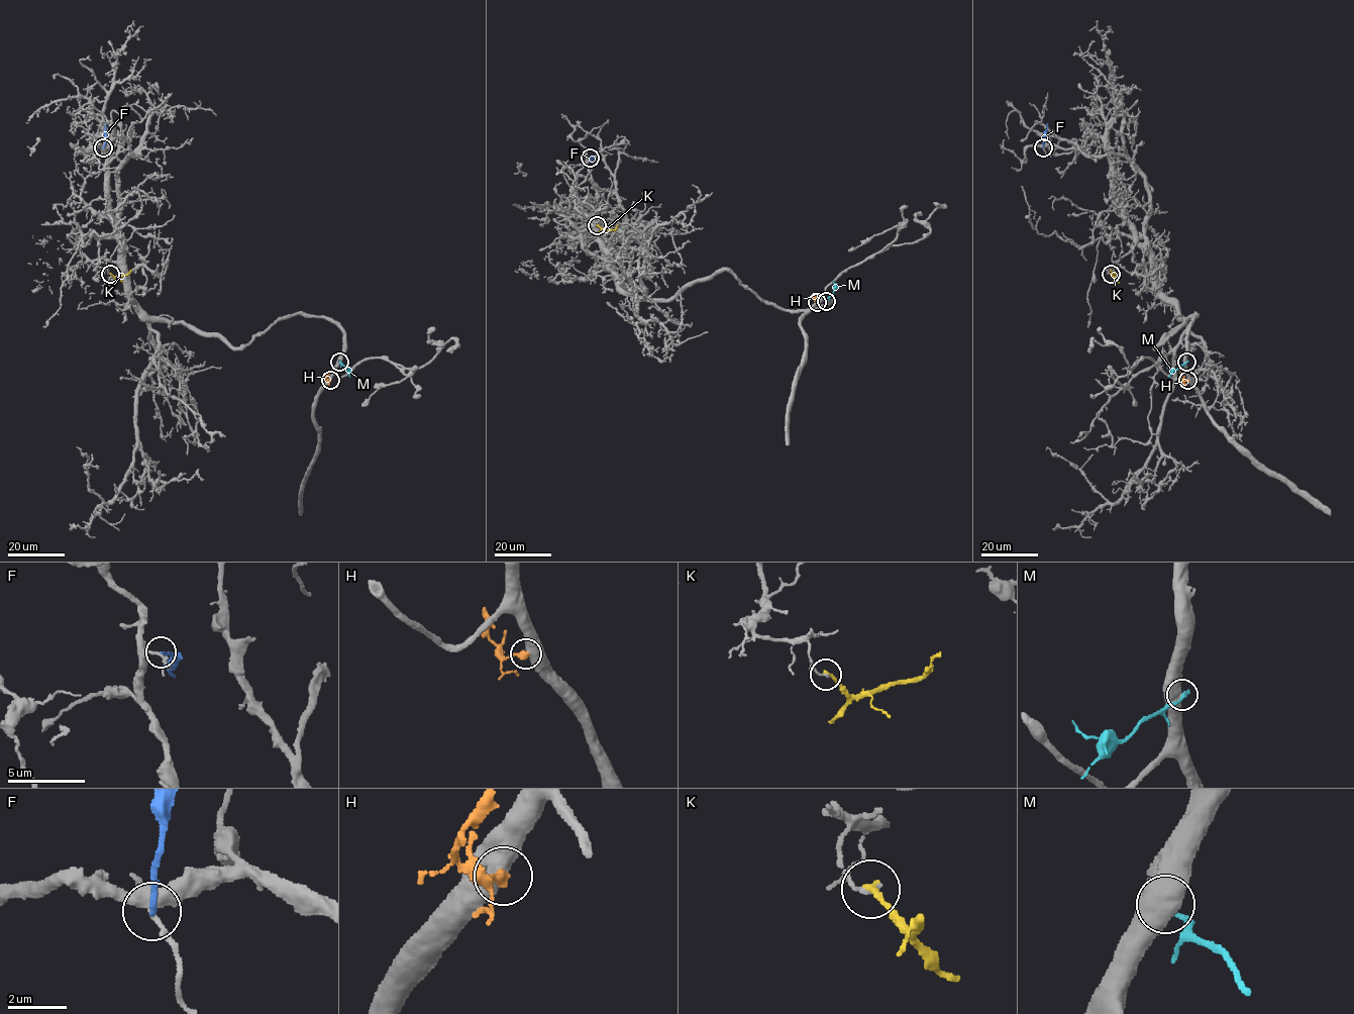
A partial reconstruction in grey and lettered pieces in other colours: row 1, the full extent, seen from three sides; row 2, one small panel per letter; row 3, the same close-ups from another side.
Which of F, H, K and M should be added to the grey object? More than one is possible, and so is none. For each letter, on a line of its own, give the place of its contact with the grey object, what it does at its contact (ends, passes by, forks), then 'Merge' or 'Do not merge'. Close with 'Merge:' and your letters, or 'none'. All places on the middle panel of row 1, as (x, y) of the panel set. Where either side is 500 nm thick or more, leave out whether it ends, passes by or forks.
F: Touches grey at (590, 158). It ends there. Do not merge
H: Touches grey at (817, 302). Do not merge
K: Touches grey at (597, 225). It ends there. Do not merge
M: Touches grey at (826, 301). Do not merge
Merge: none

